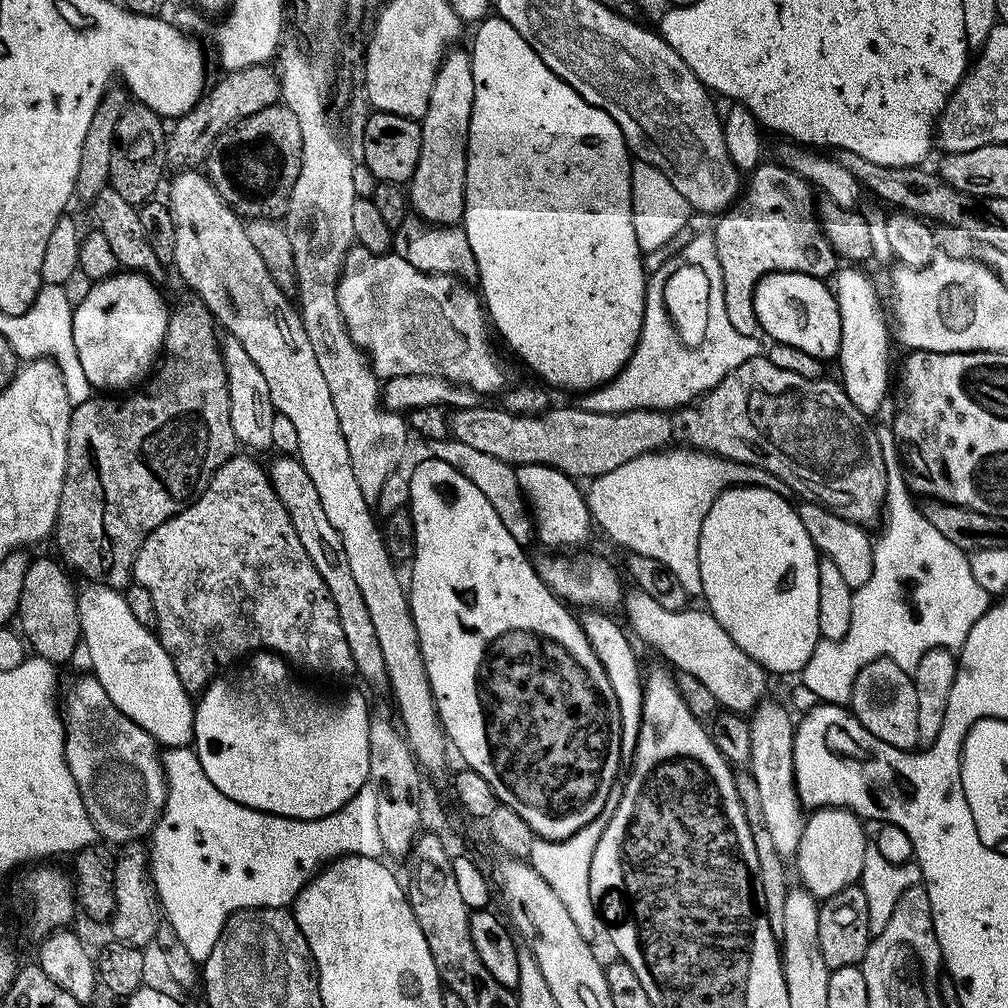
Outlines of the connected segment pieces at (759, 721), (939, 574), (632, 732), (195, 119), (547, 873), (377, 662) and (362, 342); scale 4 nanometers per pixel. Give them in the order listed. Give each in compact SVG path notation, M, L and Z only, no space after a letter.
M764 702L751 713L750 723L750 771L754 782L758 782L758 794L762 801L762 814L770 830L770 838L785 858L795 857L804 833L805 813L800 796L796 793L794 778L794 734L796 724L791 711L783 704Z
M895 462L889 463L888 466L888 489L886 490L886 500L884 502L884 513L882 516L882 525L884 524L884 533L879 537L875 537L872 549L874 550L874 574L870 574L870 582L866 582L866 586L855 589L852 594L854 602L854 614L850 614L850 630L846 630L846 634L840 640L825 640L821 638L816 644L814 654L810 654L810 658L806 662L802 673L804 684L796 684L790 692L789 705L791 709L798 714L809 712L816 708L819 702L825 704L847 705L852 699L852 687L854 686L854 678L862 670L862 666L866 666L870 661L877 660L879 656L887 656L888 659L898 662L898 666L902 666L902 670L908 673L915 673L918 662L922 662L922 654L926 654L931 648L951 648L959 650L966 642L966 638L970 634L970 630L974 626L974 622L978 622L978 618L982 618L988 613L990 607L990 594L985 588L978 584L978 578L974 578L974 574L970 570L970 562L968 556L958 546L954 546L954 542L949 540L942 534L938 534L938 530L934 530L934 526L930 526L930 522L926 522L923 511L912 502L909 485L904 484L904 480L900 477L900 468Z
M586 610L579 617L581 628L586 634L591 648L598 654L599 661L602 662L606 670L607 677L614 689L615 697L618 698L619 718L620 718L620 757L623 761L631 761L636 752L637 738L641 728L641 708L643 697L643 679L636 654L619 624L614 622L602 610Z
M255 64L249 68L234 68L223 73L216 88L209 87L204 95L195 101L193 108L171 125L166 136L166 160L176 170L196 170L207 161L212 145L227 128L258 110L266 110L280 100L280 77L275 67Z
M600 813L582 830L576 831L568 839L546 840L537 837L533 839L530 854L526 857L531 867L542 875L546 884L558 895L563 906L569 911L570 918L573 919L578 932L589 940L595 937L596 924L598 928L598 913L590 898L590 861L594 854L594 846L598 844L602 831L606 830L608 817L607 813Z
M279 455L272 464L269 463L269 476L275 493L286 506L286 514L290 514L290 522L294 522L294 534L298 534L298 542L310 554L310 562L314 562L314 570L322 574L322 582L326 582L326 590L330 590L330 598L334 602L334 610L338 610L338 622L342 622L342 634L346 634L346 646L350 646L353 669L368 684L376 688L384 688L388 683L386 661L382 658L382 649L378 646L378 634L374 632L374 625L370 614L366 611L366 601L354 582L350 565L346 559L346 549L342 547L342 538L330 521L318 499L318 490L310 479L310 474L302 466L297 457Z
M353 246L344 256L336 293L338 310L350 338L363 350L377 377L426 374L446 378L481 394L499 393L505 387L504 372L488 345L490 324L481 297L468 284L451 275L428 275L415 269L405 259L387 252L371 253L370 250Z

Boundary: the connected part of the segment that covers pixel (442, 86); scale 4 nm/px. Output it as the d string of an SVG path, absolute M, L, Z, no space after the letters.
M467 47L446 51L430 90L429 105L420 126L420 153L406 195L416 216L429 225L456 226L464 218L468 131L474 106L472 57Z

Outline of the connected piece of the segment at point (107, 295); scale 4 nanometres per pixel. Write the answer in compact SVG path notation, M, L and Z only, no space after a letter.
M120 270L114 276L95 281L80 304L78 300L75 305L74 346L93 389L128 390L153 371L164 347L170 312L167 307L164 309L164 300L152 284L155 283L141 273Z

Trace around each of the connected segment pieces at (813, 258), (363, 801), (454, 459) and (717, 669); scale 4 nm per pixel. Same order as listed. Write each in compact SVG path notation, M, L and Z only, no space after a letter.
M761 162L752 169L750 179L747 181L746 192L748 196L748 212L732 212L736 210L728 210L719 217L720 220L716 224L716 232L714 231L714 239L716 242L716 249L718 250L718 266L722 266L722 298L726 298L726 314L730 318L730 322L734 326L734 330L738 330L738 334L746 334L747 336L756 336L760 332L760 323L756 317L754 310L754 294L758 282L764 277L774 274L775 272L805 272L808 276L813 276L822 281L827 281L829 278L835 277L838 271L838 257L834 249L830 246L830 242L825 238L824 231L820 229L820 222L816 218L816 201L814 199L814 189L807 180L800 177L797 172L793 172L791 167L780 164L767 164Z
M87 583L83 585L77 593L77 610L79 612L79 622L81 629L81 637L84 648L88 650L88 656L93 666L93 675L96 675L99 682L102 683L102 688L109 695L110 700L122 711L128 710L132 712L132 706L142 706L146 722L152 726L152 730L160 728L164 732L166 741L162 744L168 748L163 753L162 763L164 766L164 777L168 780L168 793L166 794L166 802L164 809L160 815L160 820L155 828L150 833L150 875L154 885L154 891L158 897L159 907L162 909L163 915L166 917L166 922L170 926L174 926L174 934L178 934L178 938L182 941L182 946L186 946L186 951L189 952L193 962L203 962L210 954L210 950L214 946L214 942L218 938L218 934L224 929L224 924L229 916L234 912L241 912L243 908L288 908L295 901L296 896L303 890L304 885L324 867L325 864L341 857L341 856L374 856L379 857L384 852L382 846L382 837L378 835L378 794L371 783L364 784L362 790L358 790L358 794L354 794L354 798L350 798L350 802L346 802L346 806L342 806L334 814L323 816L317 820L291 820L285 816L275 816L269 812L259 812L250 806L242 806L238 802L234 802L230 798L226 798L226 794L222 794L222 790L218 790L218 786L214 786L214 782L210 782L210 778L206 778L206 774L202 770L202 766L198 762L195 751L188 745L192 741L193 734L193 714L195 705L191 695L182 686L181 679L177 676L177 671L174 670L173 660L166 654L165 648L162 646L160 639L156 634L148 629L140 622L138 618L130 611L130 606L125 602L123 593L119 589L107 587L105 584Z
M430 440L427 441L426 448L432 451L429 453L435 459L454 466L454 470L458 470L458 474L470 478L470 482L474 482L474 486L478 486L478 490L482 490L482 494L486 494L486 500L490 502L490 506L498 514L502 526L506 527L506 530L509 531L510 536L516 542L526 546L531 539L533 540L534 521L527 506L527 501L524 499L524 491L518 486L516 468L513 465L490 458L490 454L481 454L479 450L473 450L471 446L455 442Z
M632 590L625 598L624 608L628 611L628 620L632 623L633 630L650 647L661 652L676 672L694 674L698 682L712 691L721 709L732 714L748 714L765 699L764 691L768 688L769 673L736 645L734 638L726 634L726 630L712 617L711 612L699 612L694 606L666 610L639 590Z

